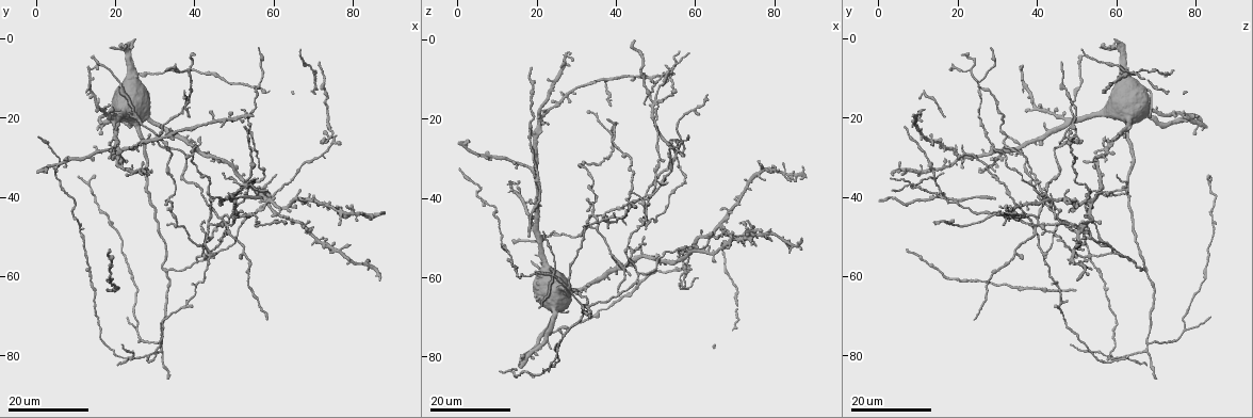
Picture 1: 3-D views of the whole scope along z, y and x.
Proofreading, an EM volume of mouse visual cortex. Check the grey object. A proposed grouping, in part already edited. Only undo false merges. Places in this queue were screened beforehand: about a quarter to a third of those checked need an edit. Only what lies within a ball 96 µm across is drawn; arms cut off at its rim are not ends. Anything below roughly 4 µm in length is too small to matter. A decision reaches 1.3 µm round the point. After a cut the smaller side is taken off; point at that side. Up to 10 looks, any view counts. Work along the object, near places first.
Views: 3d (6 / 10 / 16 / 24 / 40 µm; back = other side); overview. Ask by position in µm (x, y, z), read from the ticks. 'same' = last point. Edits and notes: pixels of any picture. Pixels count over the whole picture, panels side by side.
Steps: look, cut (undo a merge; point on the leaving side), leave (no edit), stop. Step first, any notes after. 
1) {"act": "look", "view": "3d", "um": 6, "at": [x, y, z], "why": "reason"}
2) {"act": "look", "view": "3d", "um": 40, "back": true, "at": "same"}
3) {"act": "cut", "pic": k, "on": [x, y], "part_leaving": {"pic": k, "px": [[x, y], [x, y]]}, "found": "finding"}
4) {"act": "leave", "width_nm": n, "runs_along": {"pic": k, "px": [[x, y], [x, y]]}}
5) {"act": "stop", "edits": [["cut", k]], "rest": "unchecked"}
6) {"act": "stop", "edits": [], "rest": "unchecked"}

{"act": "look", "view": "3d", "um": 16, "at": [49.5, 40.0, 16.0], "why": "four or more arms meet"}

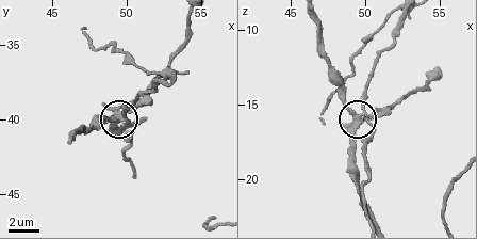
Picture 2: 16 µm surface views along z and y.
{"act": "look", "view": "3d", "um": 10, "at": [49.6, 39.6, 15.8]}

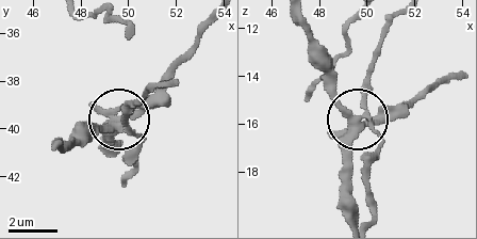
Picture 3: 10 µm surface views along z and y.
{"act": "cut", "pic": 3, "on": [330, 95], "width_nm": 350, "part_leaving": {"pic": 3, "px": [[357, 115], [336, 93], [326, 50], [303, 19]]}, "found": "a second cell is stuck on"}

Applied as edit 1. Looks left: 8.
{"act": "look", "view": "overview"}

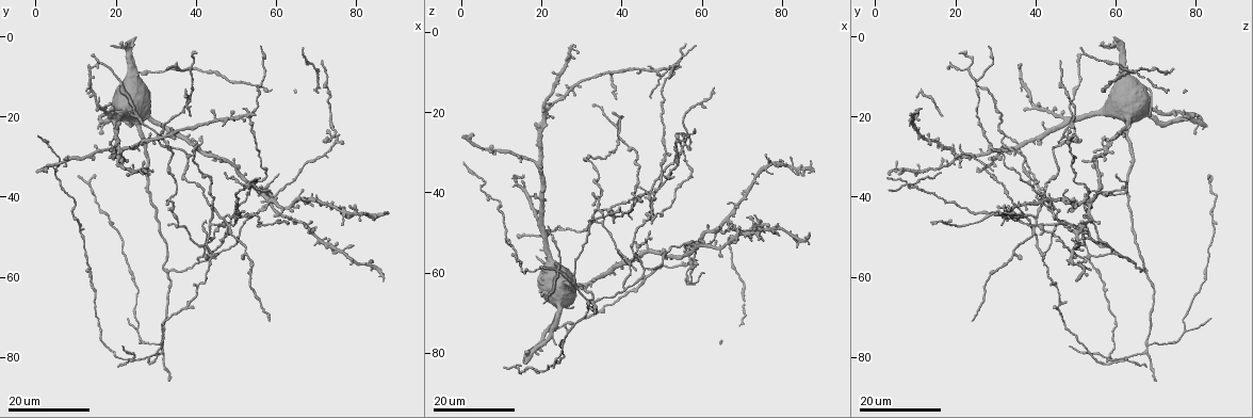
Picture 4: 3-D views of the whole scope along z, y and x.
{"act": "look", "view": "3d", "um": 16, "at": [48.0, 47.0, 40.0]}

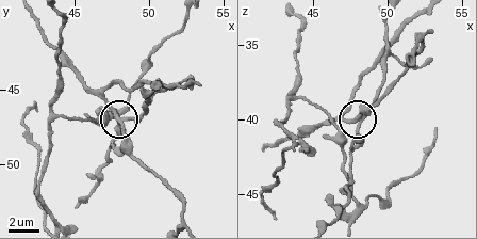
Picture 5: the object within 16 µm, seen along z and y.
{"act": "look", "view": "3d", "um": 6, "at": [47.6, 46.6, 40.2], "why": "zoom in"}

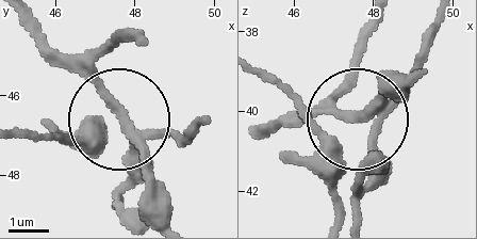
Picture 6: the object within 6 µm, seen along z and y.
{"act": "cut", "pic": 6, "on": [158, 188], "part_leaving": {"pic": 6, "px": [[378, 104], [273, 124]]}, "found": "two cells meet here"}

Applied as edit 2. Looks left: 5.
{"act": "look", "view": "3d", "um": 16, "at": [58.5, 40.0, 54.0], "why": "thin arm on a thick one"}

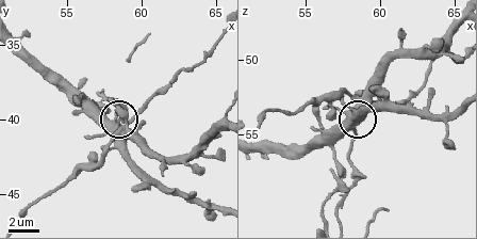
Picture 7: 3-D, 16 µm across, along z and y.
{"act": "look", "view": "3d", "um": 10, "at": "same", "why": "zoom in"}

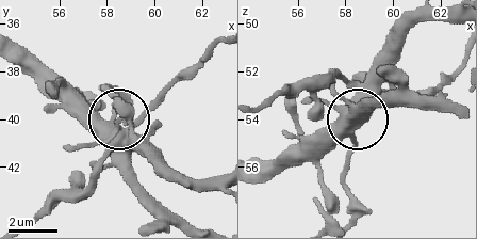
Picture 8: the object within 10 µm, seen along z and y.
{"act": "leave", "side_arm_um": 12, "arms": 3, "found": "one cell here"}

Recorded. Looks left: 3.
{"act": "look", "view": "3d", "um": 24, "at": [42.0, 52.5, 57.0], "why": "three arms meet"}

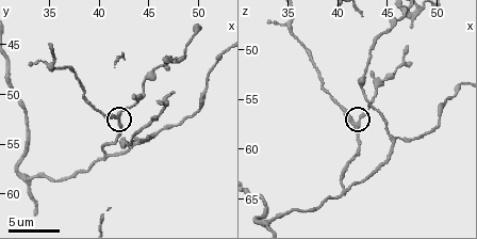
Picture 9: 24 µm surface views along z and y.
{"act": "look", "view": "3d", "um": 6, "at": [41.6, 52.0, 57.4]}

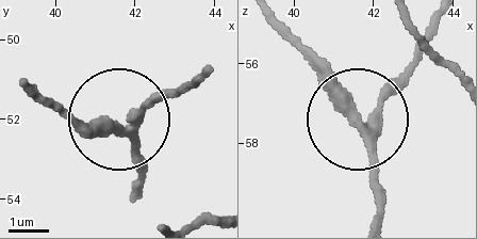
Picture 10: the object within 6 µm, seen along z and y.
{"act": "leave", "width_nm": 290, "runs_along": {"pic": 10, "px": [[134, 189], [131, 121], [181, 91]]}, "found": "continuous, no second cell"}

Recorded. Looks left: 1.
{"act": "stop", "edits": [["cut", 3], ["cut", 6]], "rest": "unchecked"}

